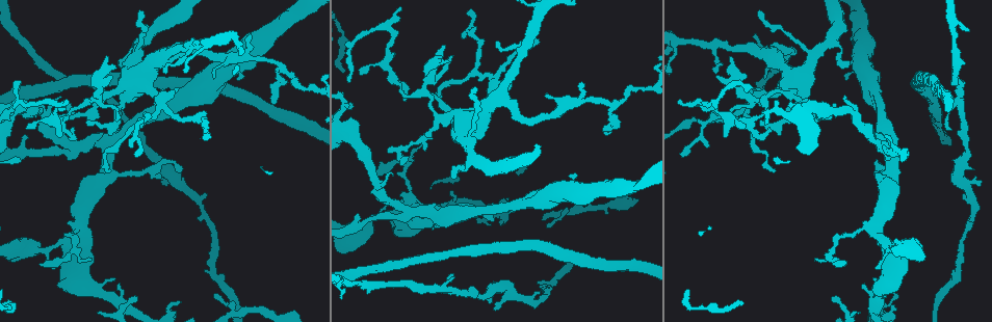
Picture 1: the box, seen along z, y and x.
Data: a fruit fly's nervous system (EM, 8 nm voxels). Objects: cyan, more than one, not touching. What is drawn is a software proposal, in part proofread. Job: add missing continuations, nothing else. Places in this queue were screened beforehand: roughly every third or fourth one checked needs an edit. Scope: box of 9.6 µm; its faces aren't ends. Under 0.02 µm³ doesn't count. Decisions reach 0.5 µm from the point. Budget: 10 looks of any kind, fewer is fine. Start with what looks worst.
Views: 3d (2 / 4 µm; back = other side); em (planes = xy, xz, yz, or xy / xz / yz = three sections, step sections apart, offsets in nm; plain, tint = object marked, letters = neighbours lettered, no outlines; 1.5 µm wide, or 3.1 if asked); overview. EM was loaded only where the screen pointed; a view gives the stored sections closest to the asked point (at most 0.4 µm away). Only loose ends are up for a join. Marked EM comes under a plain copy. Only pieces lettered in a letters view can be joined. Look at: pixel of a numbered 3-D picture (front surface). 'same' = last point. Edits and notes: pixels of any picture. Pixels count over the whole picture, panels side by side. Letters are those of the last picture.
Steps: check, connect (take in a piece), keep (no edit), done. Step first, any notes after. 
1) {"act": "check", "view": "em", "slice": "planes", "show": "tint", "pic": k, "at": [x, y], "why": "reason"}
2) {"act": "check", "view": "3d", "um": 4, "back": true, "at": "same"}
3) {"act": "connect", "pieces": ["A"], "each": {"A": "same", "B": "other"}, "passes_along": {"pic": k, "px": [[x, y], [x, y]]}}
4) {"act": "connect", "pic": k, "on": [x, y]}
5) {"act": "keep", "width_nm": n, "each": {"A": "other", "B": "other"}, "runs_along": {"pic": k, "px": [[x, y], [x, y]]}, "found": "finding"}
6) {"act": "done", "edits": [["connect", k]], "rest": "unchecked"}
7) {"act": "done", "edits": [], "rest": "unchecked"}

{"act": "check", "view": "em", "slice": "planes", "show": "letters", "pic": 1, "at": [549, 223]}

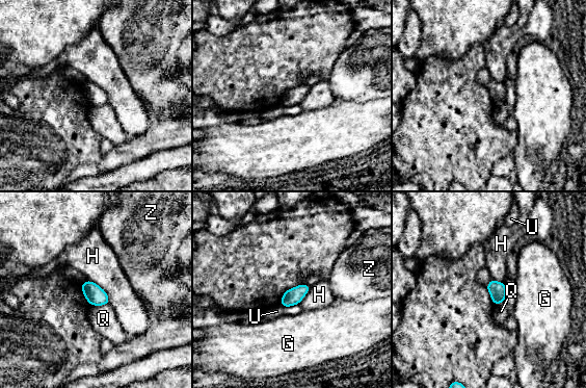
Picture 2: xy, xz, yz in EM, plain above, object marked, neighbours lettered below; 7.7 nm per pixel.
{"act": "keep", "each": {"G": "other", "H": "other", "Q": "other", "U": "other", "Z": "other"}, "border": {"pic": 2, "px": [[87, 280], [106, 293], [109, 303]]}, "found": "none of them fits"}

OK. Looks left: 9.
{"act": "check", "view": "em", "slice": "planes", "show": "letters", "pic": 1, "at": [724, 135], "why": "free end"}

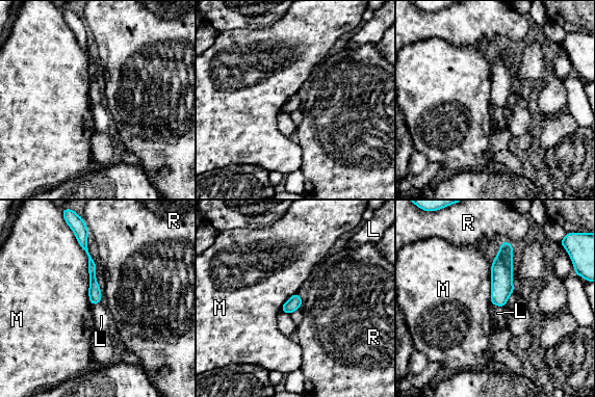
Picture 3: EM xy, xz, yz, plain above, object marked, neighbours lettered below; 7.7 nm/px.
{"act": "keep", "each": {"L": "other", "M": "other", "R": "other"}, "border": {"pic": 3, "px": [[491, 303], [503, 307]]}, "found": "no lettered piece goes on from it"}

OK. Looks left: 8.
{"act": "check", "view": "em", "slice": "planes", "show": "letters", "pic": 1, "at": [176, 87], "why": "thin end"}

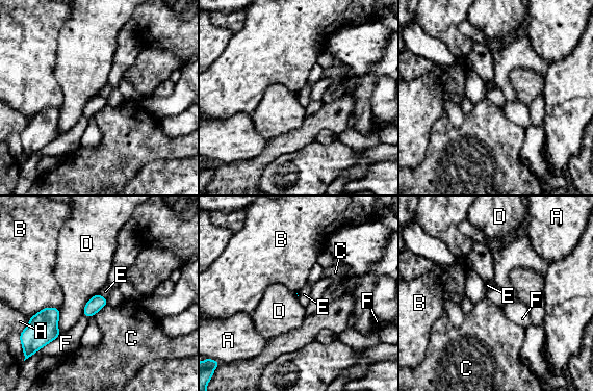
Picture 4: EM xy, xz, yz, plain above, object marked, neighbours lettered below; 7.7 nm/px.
{"act": "keep", "each": {"A": "other", "B": "other", "C": "other", "D": "other", "E": "other", "F": "other"}, "found": "no lettered piece goes on from it"}

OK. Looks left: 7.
{"act": "check", "view": "3d", "um": 4, "pic": 1, "at": [420, 145], "why": "tapers out"}

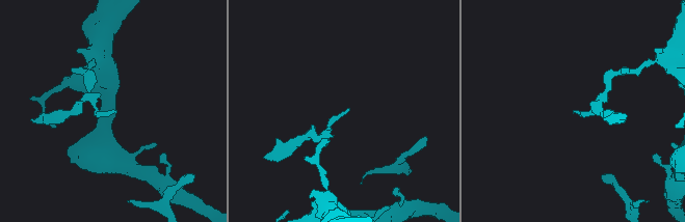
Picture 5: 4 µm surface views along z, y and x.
{"act": "check", "view": "em", "slice": "xz", "step": 4, "show": "tint", "pic": 5, "at": [112, 111], "why": "now the EM"}

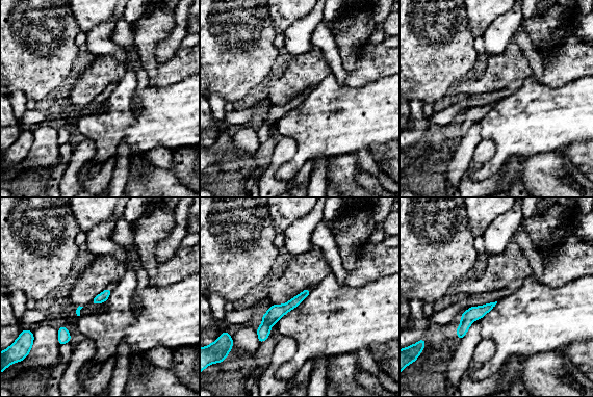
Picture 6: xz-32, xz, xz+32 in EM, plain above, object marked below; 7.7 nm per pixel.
{"act": "check", "view": "em", "slice": "planes", "show": "letters", "at": "same", "why": "cut it another way"}

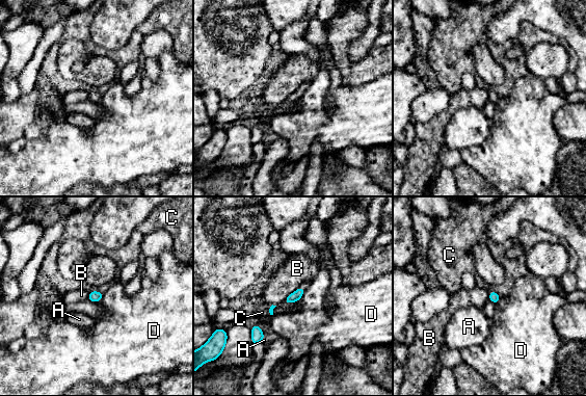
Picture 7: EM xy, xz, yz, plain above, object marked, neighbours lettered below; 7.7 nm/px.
{"act": "keep", "width_nm": 70, "each": {"A": "other", "B": "other", "C": "other", "D": "other"}, "border": {"pic": 7, "px": [[302, 286], [283, 300]]}, "found": "no lettered piece goes on from it"}

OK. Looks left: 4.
{"act": "done", "edits": [], "rest": "unchecked"}

